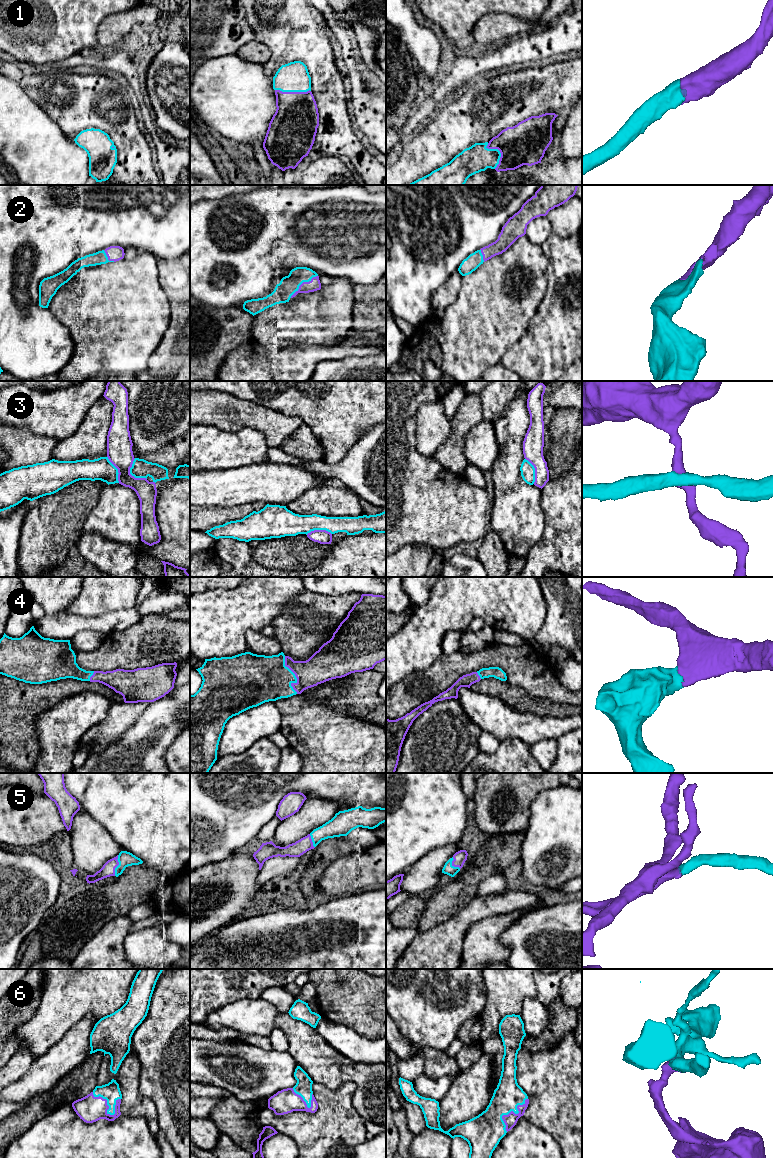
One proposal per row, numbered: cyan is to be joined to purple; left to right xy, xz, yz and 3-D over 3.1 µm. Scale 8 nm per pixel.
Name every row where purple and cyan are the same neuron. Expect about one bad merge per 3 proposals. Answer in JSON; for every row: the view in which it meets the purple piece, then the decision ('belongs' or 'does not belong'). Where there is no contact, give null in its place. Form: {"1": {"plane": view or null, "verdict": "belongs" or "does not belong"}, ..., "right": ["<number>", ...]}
{"1": {"plane": "xz", "verdict": "belongs"}, "2": {"plane": "xz", "verdict": "belongs"}, "3": {"plane": "xy", "verdict": "does not belong"}, "4": {"plane": "xz", "verdict": "belongs"}, "5": {"plane": "xy", "verdict": "belongs"}, "6": {"plane": "xy", "verdict": "belongs"}, "right": ["1", "2", "4", "5", "6"]}

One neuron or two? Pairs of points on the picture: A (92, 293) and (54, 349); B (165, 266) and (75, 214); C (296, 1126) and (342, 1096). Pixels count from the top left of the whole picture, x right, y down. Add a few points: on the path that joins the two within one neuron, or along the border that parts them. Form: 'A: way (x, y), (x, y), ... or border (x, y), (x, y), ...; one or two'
A: border (51, 313), (70, 331), (74, 343), (74, 352); two
B: border (179, 257), (158, 259); two
C: way (307, 1126), (312, 1126), (331, 1107); one

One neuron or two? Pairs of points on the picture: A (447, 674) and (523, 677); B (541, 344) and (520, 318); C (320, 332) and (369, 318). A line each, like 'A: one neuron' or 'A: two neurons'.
A: one neuron
B: two neurons
C: two neurons

